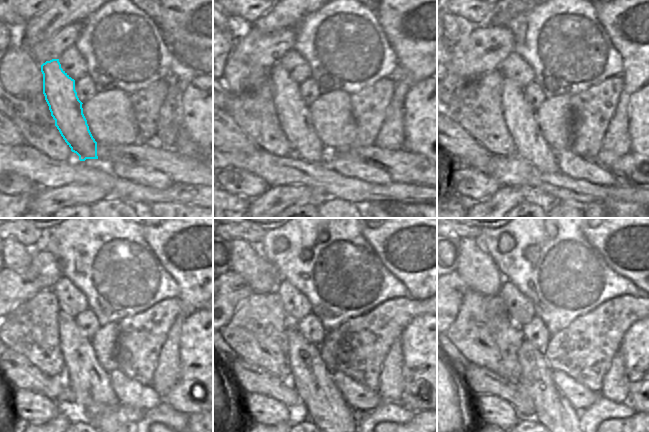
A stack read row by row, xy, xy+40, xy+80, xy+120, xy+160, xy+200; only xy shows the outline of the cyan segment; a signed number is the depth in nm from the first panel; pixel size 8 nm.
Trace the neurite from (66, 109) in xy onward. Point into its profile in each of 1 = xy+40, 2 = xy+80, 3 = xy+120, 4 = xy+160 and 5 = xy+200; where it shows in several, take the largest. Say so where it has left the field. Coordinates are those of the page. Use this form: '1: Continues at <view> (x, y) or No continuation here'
1: Continues at xy+40 (293, 114)
2: Continues at xy+80 (530, 144)
3: Continues at xy+120 (91, 384)
4: Continues at xy+160 (325, 406)
5: Continues at xy+200 (553, 410)

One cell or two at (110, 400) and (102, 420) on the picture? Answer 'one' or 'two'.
one

